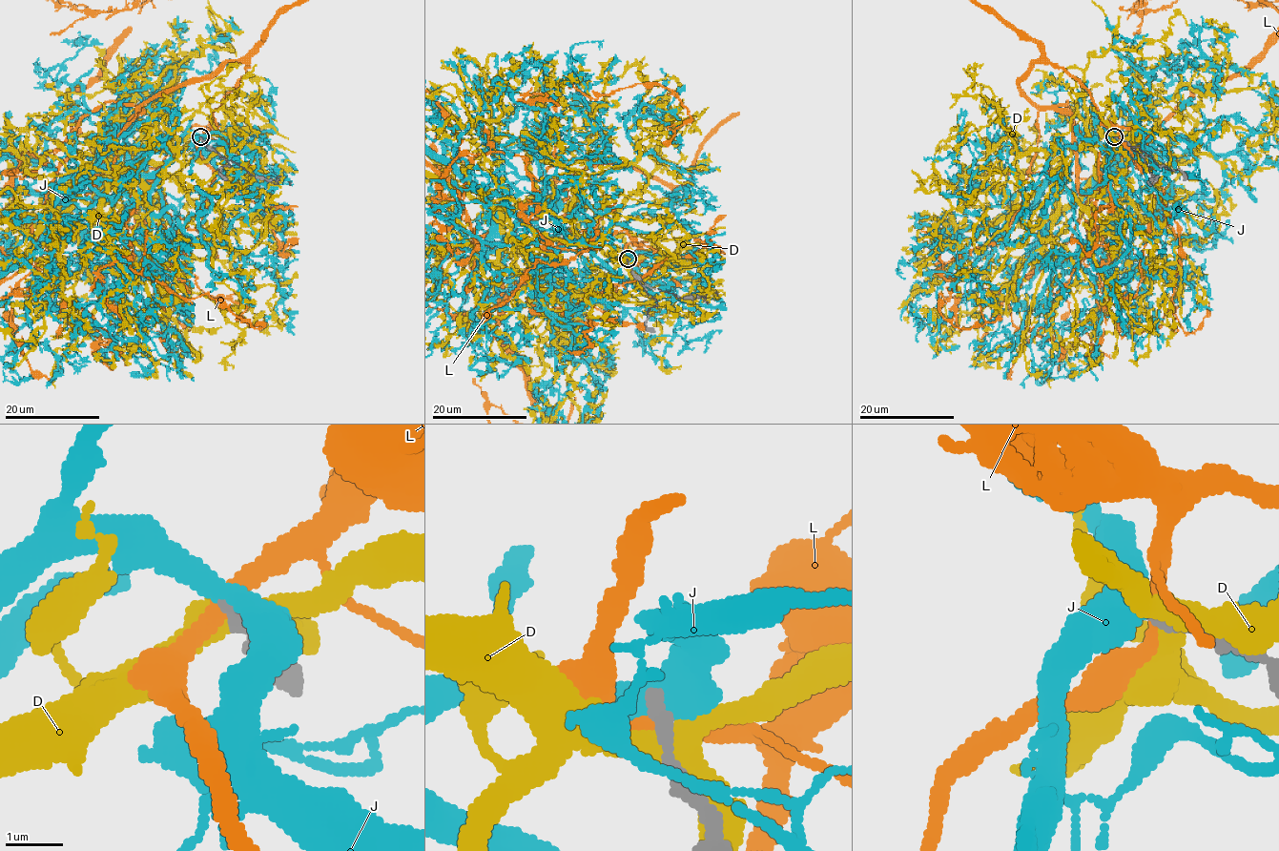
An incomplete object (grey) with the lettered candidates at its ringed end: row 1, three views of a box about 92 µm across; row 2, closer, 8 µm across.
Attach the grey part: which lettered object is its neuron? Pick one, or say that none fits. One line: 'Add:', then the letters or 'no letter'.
Add: no letter

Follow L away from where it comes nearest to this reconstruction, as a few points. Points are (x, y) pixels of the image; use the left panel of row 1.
L: (200, 137), (245, 63), (148, 98), (88, 193), (102, 165), (73, 124), (32, 261)

